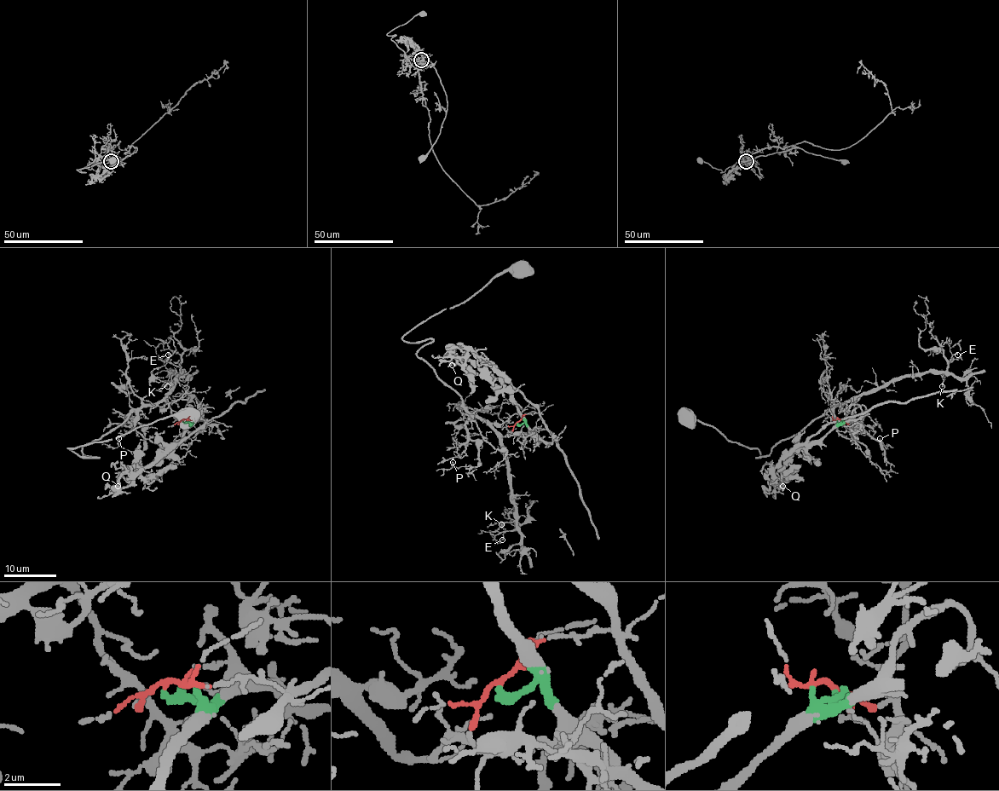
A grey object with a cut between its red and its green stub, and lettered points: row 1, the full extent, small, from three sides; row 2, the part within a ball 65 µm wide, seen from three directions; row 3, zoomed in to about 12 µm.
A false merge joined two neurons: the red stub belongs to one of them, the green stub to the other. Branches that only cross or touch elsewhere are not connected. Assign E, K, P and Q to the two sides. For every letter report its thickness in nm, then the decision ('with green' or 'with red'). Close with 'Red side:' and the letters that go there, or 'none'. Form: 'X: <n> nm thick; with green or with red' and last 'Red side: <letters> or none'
E: 140 nm thick; with red
K: 160 nm thick; with red
P: 120 nm thick; with red
Q: 240 nm thick; with green
Red side: E, K, P

